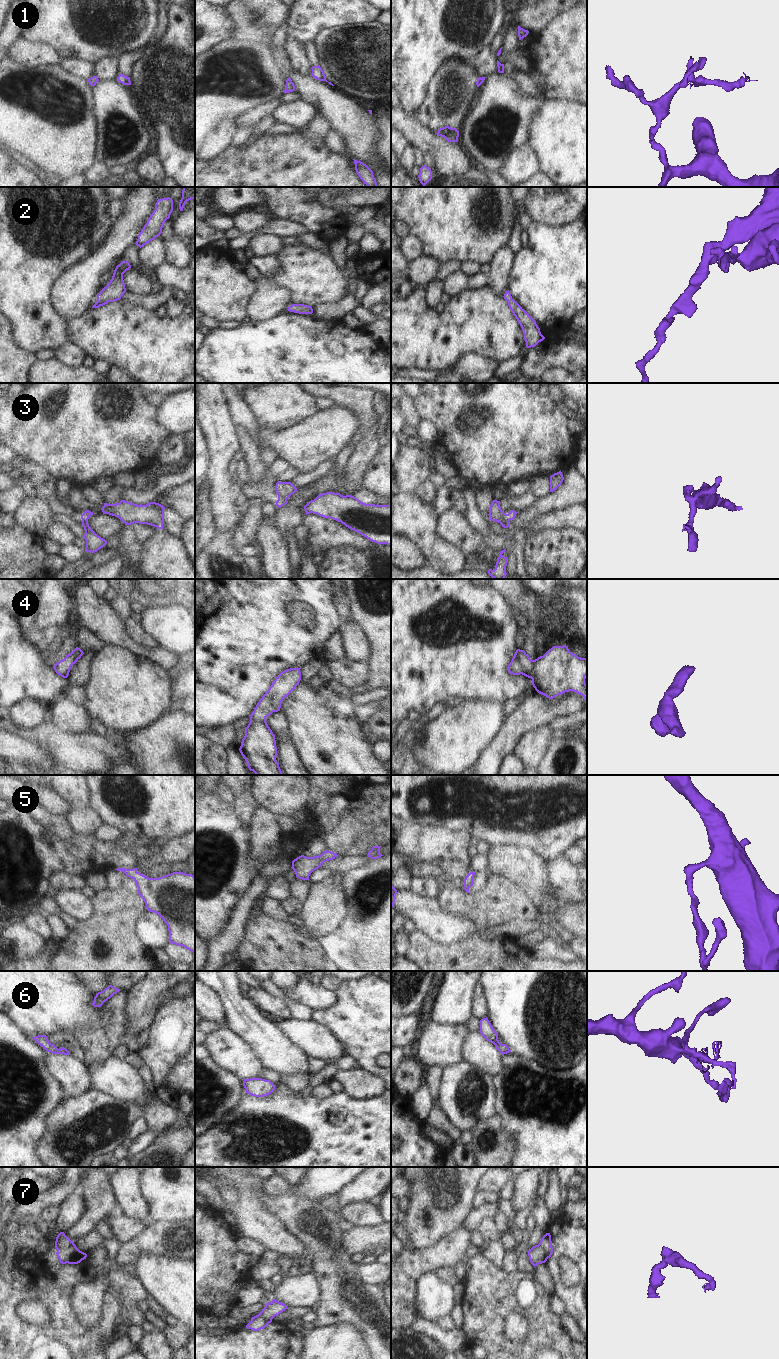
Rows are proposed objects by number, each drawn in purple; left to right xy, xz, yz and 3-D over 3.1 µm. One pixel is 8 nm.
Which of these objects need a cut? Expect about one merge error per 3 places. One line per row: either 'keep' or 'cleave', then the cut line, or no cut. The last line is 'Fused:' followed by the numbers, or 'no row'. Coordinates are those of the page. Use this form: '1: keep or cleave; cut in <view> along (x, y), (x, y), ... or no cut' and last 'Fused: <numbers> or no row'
1: cleave; cut in yz along (482, 78), (480, 83)
2: keep; no cut
3: cleave; cut in xz along (278, 499), (286, 500)
4: keep; no cut
5: keep; no cut
6: keep; no cut
7: cleave; cut in xy along (73, 1242), (64, 1248), (57, 1249)
Fused: 1, 3, 7

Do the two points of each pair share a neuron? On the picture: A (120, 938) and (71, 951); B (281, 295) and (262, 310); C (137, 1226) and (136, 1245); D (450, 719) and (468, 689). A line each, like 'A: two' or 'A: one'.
A: one
B: one
C: two
D: two

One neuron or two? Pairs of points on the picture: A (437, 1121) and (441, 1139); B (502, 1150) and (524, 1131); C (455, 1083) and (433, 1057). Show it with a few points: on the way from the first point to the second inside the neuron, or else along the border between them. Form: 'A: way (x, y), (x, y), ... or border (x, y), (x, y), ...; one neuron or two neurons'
A: border (427, 1121), (434, 1128), (446, 1133), (455, 1142); two neurons
B: border (500, 1121), (500, 1129), (512, 1141), (511, 1156); two neurons
C: border (463, 1060), (447, 1065), (444, 1068); two neurons

